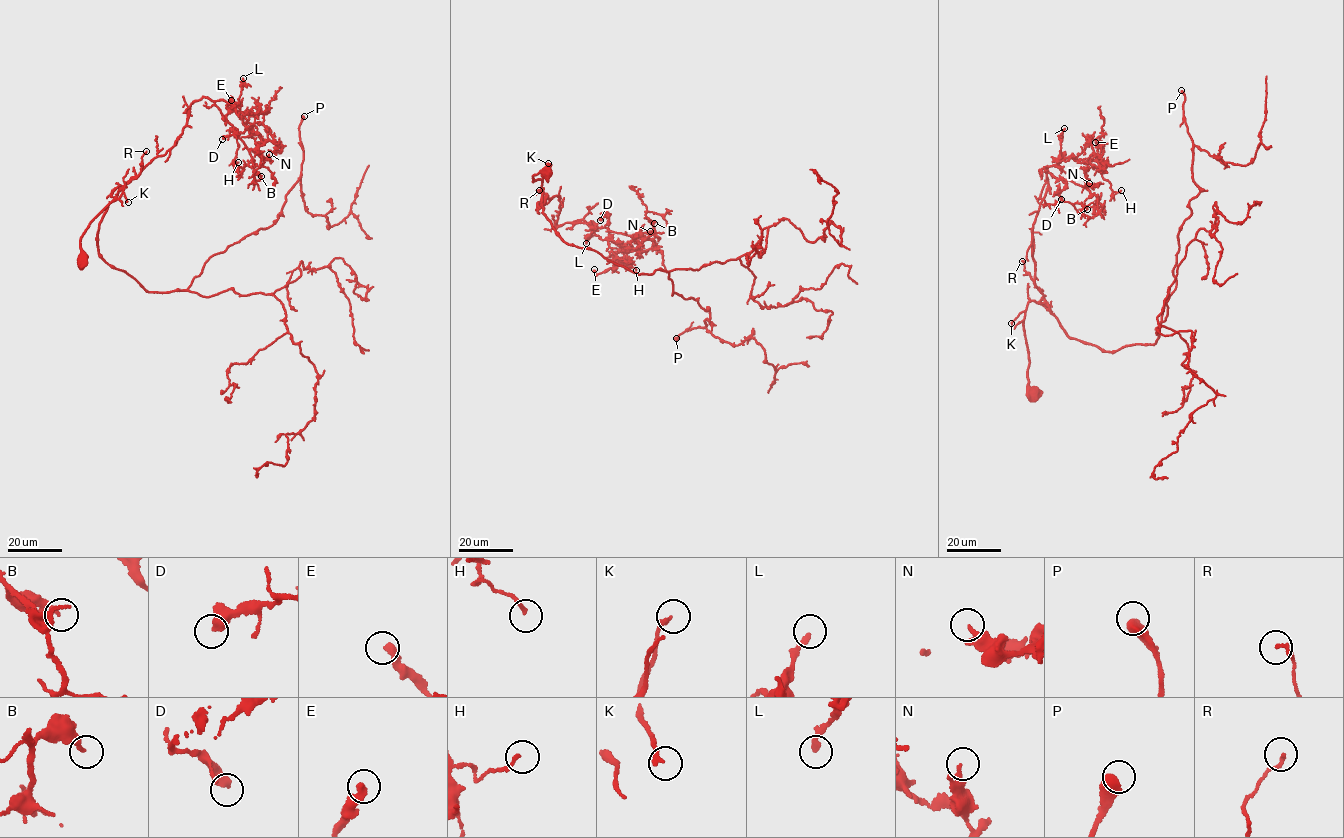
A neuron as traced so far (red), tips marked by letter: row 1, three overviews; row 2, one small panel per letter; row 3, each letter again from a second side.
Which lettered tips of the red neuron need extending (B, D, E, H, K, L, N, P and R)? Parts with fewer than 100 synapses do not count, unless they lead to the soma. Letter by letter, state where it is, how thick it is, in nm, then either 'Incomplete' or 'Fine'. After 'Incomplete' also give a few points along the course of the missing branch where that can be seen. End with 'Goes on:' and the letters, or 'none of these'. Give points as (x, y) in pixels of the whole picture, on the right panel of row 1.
B: Place: (1087, 209). Thickness 180 nm. Fine
D: Place: (1061, 199). Thickness 320 nm. Fine
E: Place: (1095, 142). Thickness 400 nm. Fine
H: Place: (1121, 190). Thickness 150 nm. Fine
K: Place: (1011, 323). Thickness 240 nm. Fine
L: Place: (1064, 128). Thickness 200 nm. Fine
N: Place: (1089, 183). Thickness 240 nm. Fine
P: Place: (1181, 90). Thickness 550 nm. Incomplete. Course of what is missing: (1181, 90), (1179, 82), (1204, 91), (1253, 85), (1259, 110), (1246, 152), (1258, 155), (1258, 165)
R: Place: (1022, 261). Thickness 160 nm. Fine
Goes on: P

